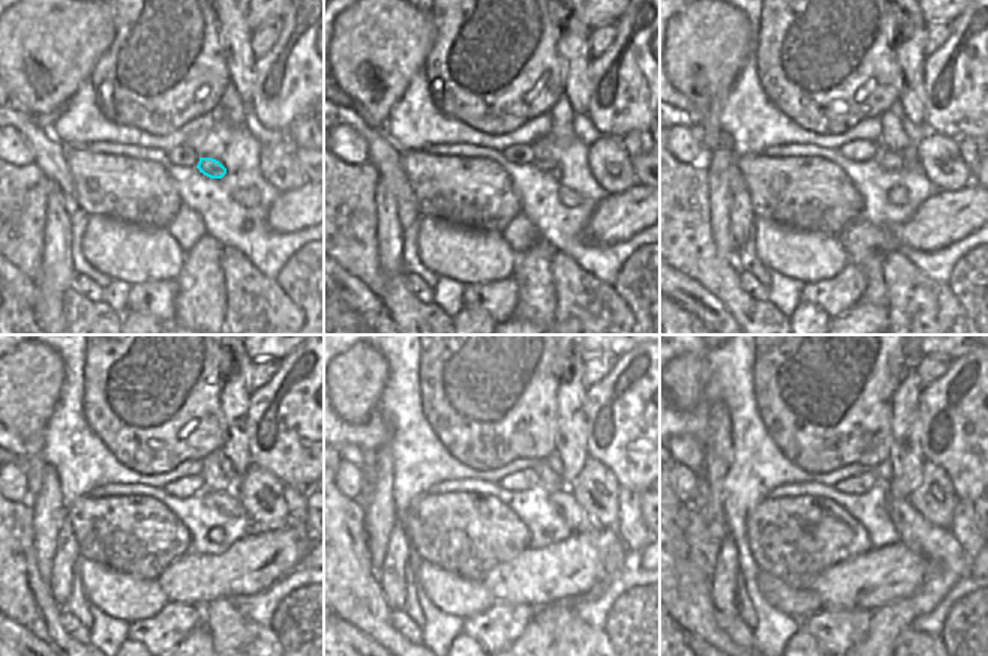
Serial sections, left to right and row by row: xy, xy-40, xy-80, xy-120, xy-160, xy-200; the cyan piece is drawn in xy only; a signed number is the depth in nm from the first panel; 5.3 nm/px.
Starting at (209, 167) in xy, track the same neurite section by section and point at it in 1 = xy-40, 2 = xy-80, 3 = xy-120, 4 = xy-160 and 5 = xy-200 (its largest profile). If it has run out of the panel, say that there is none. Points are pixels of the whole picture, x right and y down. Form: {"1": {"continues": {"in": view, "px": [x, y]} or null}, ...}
{"1": {"continues": {"in": "xy-40", "px": [549, 167]}}, "2": {"continues": {"in": "xy-80", "px": [889, 161]}}, "3": {"continues": {"in": "xy-120", "px": [225, 502]}}, "4": {"continues": {"in": "xy-160", "px": [615, 557]}}, "5": {"continues": {"in": "xy-200", "px": [945, 563]}}}

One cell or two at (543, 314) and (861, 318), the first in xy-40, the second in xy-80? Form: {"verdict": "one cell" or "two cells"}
{"verdict": "two cells"}

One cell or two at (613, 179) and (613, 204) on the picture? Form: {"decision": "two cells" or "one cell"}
{"decision": "two cells"}

